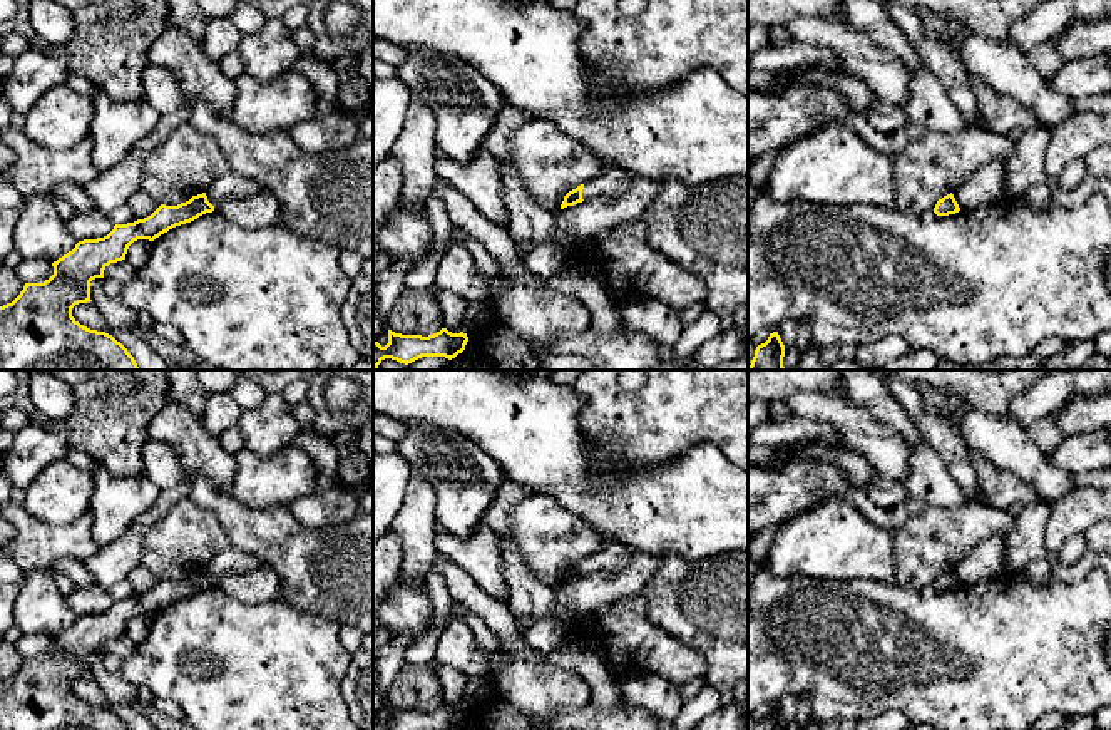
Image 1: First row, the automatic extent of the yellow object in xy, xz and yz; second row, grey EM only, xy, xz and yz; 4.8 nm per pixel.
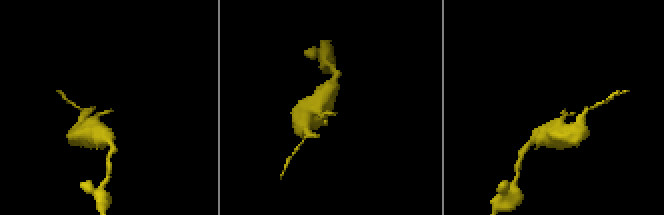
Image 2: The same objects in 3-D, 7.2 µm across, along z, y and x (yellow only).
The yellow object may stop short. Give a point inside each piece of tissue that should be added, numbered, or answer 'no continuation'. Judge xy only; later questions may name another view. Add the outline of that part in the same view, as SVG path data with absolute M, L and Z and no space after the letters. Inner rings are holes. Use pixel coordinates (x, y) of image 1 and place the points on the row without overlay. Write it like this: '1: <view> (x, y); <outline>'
1: xy (231, 560); M229 546L221 551L207 566L207 576L216 579L224 573L248 573L259 566L259 559L251 553Z

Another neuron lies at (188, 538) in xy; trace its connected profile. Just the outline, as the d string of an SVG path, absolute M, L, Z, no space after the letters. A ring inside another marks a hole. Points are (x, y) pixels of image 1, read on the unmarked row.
M189 497L147 527L141 564L166 581L177 581L206 568L231 541L218 517Z

